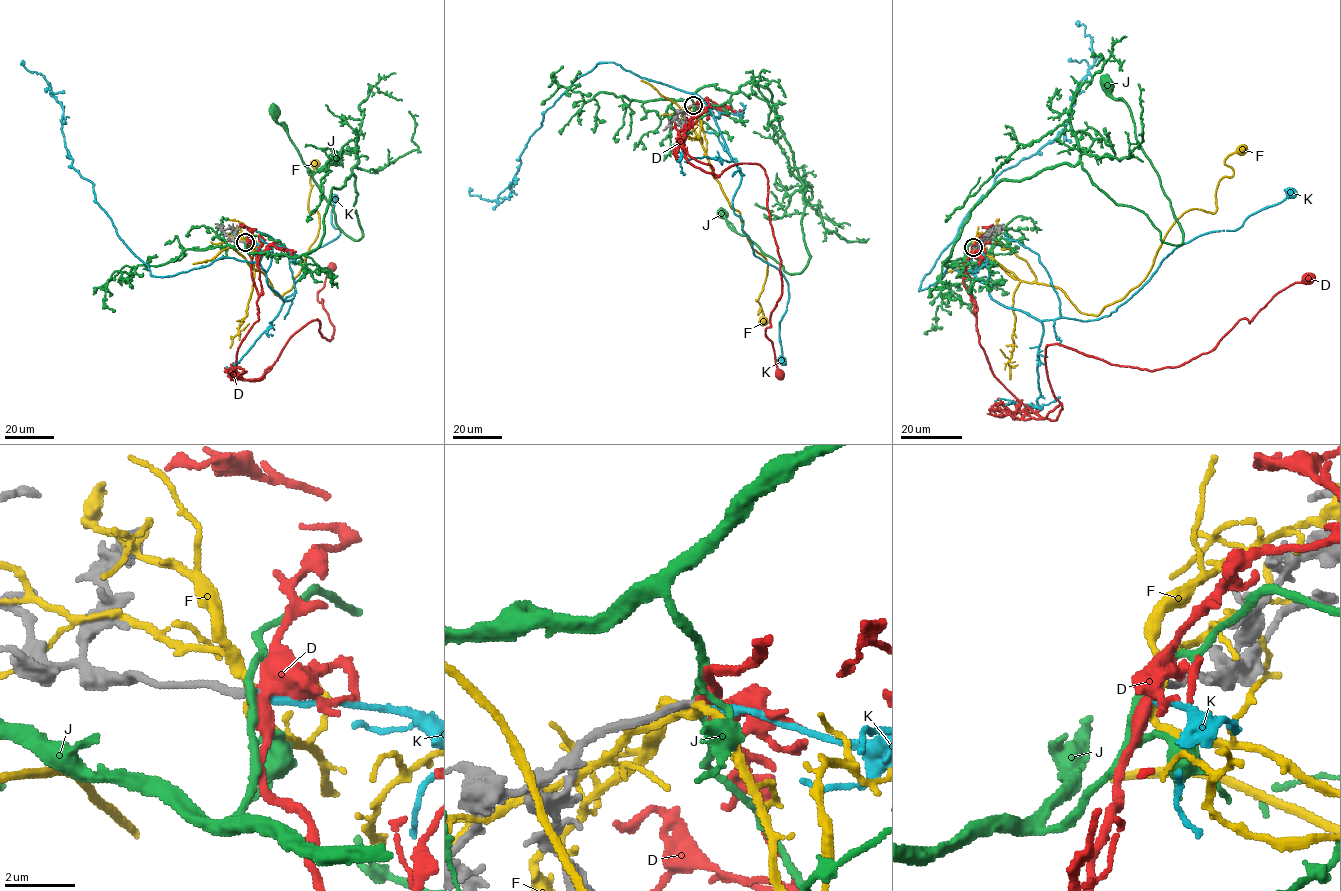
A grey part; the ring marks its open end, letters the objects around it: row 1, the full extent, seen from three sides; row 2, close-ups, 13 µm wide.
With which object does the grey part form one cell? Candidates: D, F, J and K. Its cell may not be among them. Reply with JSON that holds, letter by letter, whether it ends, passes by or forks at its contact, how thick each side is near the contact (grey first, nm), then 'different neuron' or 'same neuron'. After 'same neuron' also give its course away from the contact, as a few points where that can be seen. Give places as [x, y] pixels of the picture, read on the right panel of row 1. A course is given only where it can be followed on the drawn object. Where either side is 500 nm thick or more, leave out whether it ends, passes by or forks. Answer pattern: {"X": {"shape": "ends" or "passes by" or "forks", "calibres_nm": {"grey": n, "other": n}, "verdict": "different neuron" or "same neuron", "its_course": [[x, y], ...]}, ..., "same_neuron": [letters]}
{"D": {"shape": "passes by", "calibres_nm": {"grey": 240, "other": 420}, "verdict": "same neuron", "its_course": [[972, 247], [966, 272], [990, 369], [1050, 420], [1062, 408], [1049, 344], [1179, 366], [1308, 279]]}, "F": {"shape": "passes by", "calibres_nm": {"grey": 240, "other": 240}, "verdict": "different neuron"}, "J": {"shape": "passes by", "calibres_nm": {"grey": 240, "other": 240}, "verdict": "different neuron"}, "K": {"shape": "ends", "calibres_nm": {"grey": 240, "other": 280}, "verdict": "different neuron"}, "same_neuron": ["D"]}

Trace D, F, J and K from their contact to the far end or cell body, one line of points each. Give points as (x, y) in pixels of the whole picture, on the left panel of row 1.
D: (245, 241), (258, 319), (238, 349), (240, 379), (261, 380), (313, 320), (333, 338), (317, 300), (331, 267)
F: (245, 242), (253, 268), (275, 294), (291, 289), (319, 227), (318, 213), (308, 208), (314, 164)
J: (245, 241), (243, 251), (267, 256), (314, 250), (332, 188), (353, 174), (362, 237), (340, 228), (273, 113)
K: (245, 241), (259, 246), (267, 283), (289, 300), (306, 256), (340, 235), (332, 223), (333, 198)

